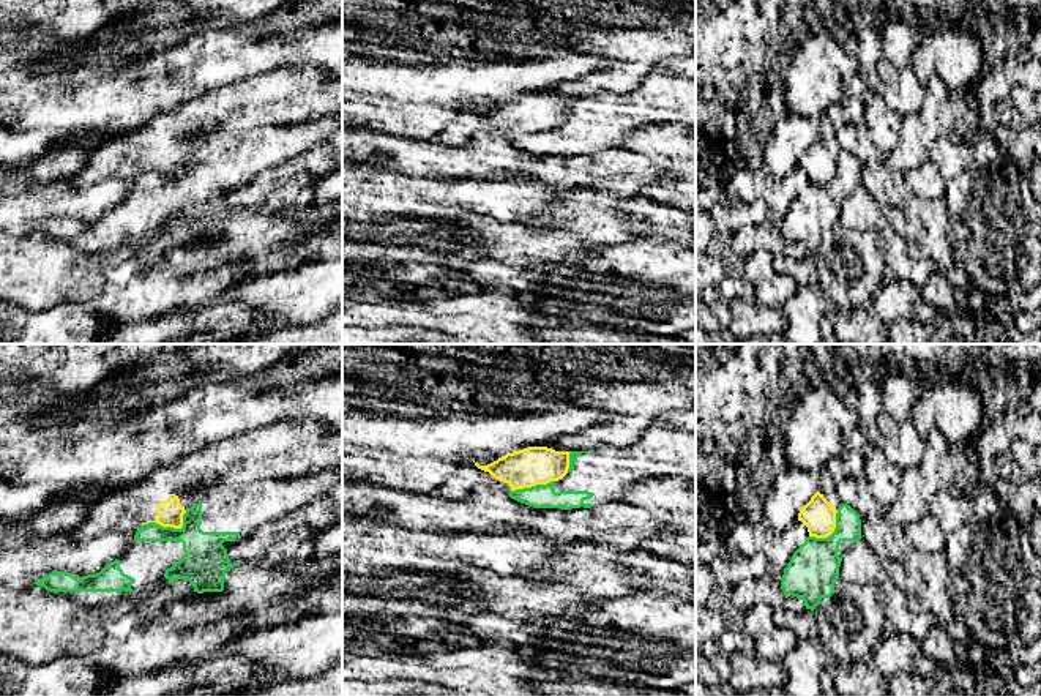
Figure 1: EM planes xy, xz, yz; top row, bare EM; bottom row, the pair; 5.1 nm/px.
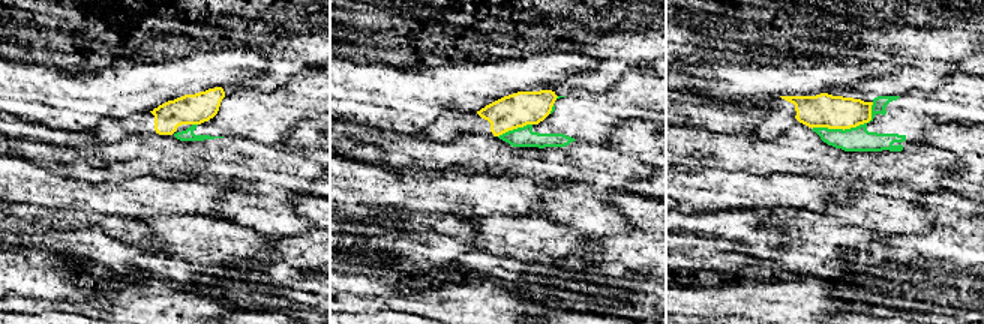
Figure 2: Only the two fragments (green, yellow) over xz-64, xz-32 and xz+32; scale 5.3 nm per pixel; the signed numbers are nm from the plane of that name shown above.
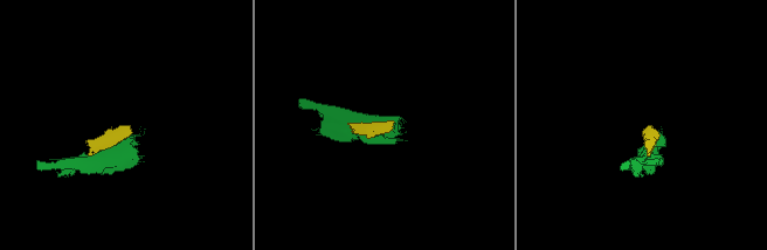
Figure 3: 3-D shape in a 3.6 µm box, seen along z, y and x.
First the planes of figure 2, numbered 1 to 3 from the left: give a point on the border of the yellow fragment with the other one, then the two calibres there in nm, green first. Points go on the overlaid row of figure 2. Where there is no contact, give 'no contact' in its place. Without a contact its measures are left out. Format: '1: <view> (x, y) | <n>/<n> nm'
1: xz-64 (195, 125) | 60/160 nm
2: xz-32 (515, 129) | 110/190 nm
3: xz+32 (851, 128) | 130/180 nm

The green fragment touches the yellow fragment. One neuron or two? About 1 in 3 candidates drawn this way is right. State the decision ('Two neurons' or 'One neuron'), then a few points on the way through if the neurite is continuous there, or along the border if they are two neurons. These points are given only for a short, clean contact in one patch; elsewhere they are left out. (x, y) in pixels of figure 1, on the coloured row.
Two neurons

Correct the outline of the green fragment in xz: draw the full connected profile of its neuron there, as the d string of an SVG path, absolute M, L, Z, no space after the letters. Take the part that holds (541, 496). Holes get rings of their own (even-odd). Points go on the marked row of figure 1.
M651 426L628 448L601 443L588 451L571 451L569 469L562 480L508 494L533 508L590 508L610 500L632 503L637 481L686 478L692 472L696 432Z

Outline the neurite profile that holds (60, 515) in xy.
M66 496L65 499L52 497L44 508L24 515L22 518L35 532L43 535L66 530L73 532L79 530L79 527L88 519L93 505L95 502L90 496Z

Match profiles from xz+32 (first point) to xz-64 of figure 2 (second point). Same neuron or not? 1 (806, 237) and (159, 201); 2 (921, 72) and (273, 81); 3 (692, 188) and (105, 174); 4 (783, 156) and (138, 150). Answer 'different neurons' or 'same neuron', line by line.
1: different neurons
2: same neuron
3: different neurons
4: same neuron

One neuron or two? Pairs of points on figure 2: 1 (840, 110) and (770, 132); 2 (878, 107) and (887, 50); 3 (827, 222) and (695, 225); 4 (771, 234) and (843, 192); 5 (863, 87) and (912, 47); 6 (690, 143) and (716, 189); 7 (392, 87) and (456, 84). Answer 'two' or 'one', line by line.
1: one
2: two
3: one
4: two
5: one
6: two
7: one

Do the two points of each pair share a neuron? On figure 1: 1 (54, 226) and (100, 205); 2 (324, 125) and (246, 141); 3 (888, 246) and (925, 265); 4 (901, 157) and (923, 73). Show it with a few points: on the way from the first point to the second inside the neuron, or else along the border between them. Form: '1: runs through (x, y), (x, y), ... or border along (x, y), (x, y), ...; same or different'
1: border along (115, 204), (90, 221); different
2: runs through (305, 136), (291, 141), (265, 141); same
3: runs through (898, 256), (907, 265), (915, 265); same
4: border along (925, 86), (937, 76), (951, 90), (961, 92); different

